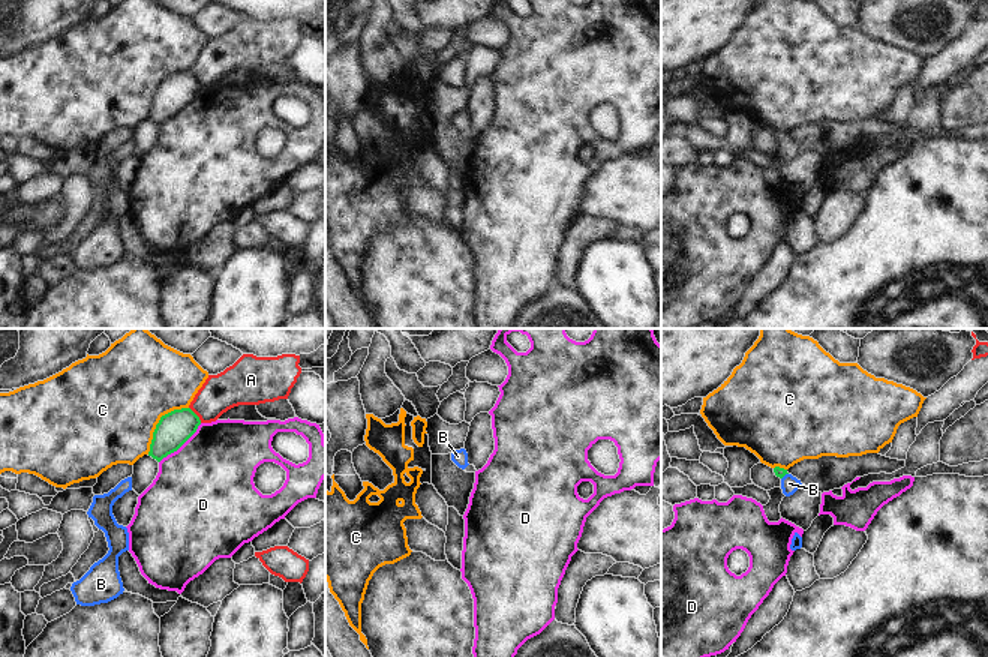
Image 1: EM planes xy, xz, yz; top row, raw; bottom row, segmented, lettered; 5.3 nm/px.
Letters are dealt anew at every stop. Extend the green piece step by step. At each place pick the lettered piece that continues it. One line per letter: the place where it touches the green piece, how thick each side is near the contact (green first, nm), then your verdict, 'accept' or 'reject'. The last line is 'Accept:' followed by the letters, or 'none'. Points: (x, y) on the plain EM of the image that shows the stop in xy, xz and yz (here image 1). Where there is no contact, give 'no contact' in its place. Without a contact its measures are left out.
A: meets green in xy at (195, 78); 180 nm thick on the green side, 200 nm on the other; reject
B: meets green in yz at (784, 138); 50 nm thick on the green side, 90 nm on the other; accept
C: meets green in xy at (159, 86); 180 nm thick on the green side, 480 nm on the other; reject
D: meets green in xy at (180, 110); 180 nm thick on the green side, 480 nm on the other; reject
Accept: B

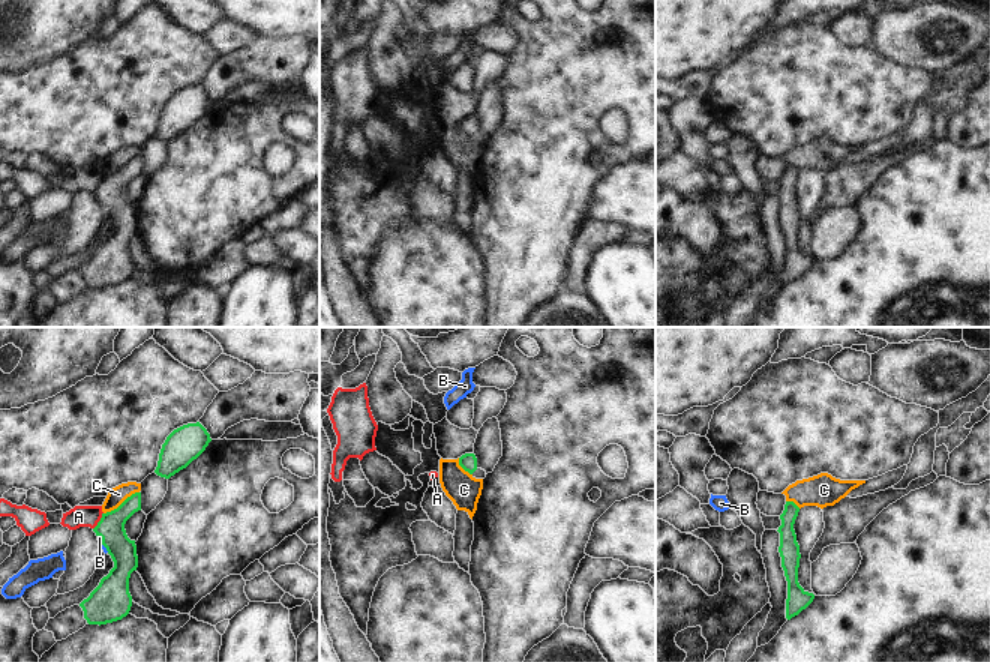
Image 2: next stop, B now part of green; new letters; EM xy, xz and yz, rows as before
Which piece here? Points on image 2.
A: meets green in xy at (99, 185); 140 nm thick on the green side, 110 nm on the other; reject
B: meets green in xy at (102, 207); 160 nm thick on the green side, 20 nm on the other; accept
C: meets green in xy at (122, 167); 140 nm thick on the green side, 90 nm on the other; reject
Accept: B

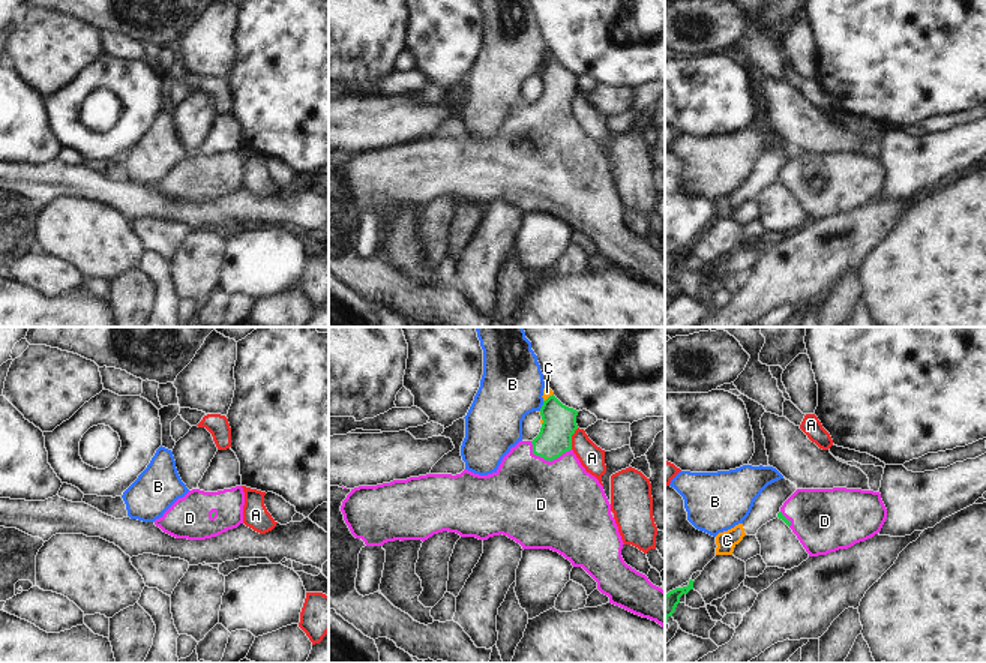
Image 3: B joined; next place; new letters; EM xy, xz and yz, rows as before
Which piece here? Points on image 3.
A: meets green in xz at (571, 102); 180 nm thick on the green side, 140 nm on the other; reject
B: meets green in xz at (542, 69); 180 nm thick on the green side, 340 nm on the other; reject
C: meets green in xz at (550, 60); 180 nm thick on the green side, 50 nm on the other; reject
D: meets green in xz at (547, 123); 180 nm thick on the green side, 480 nm on the other; accept
Accept: D

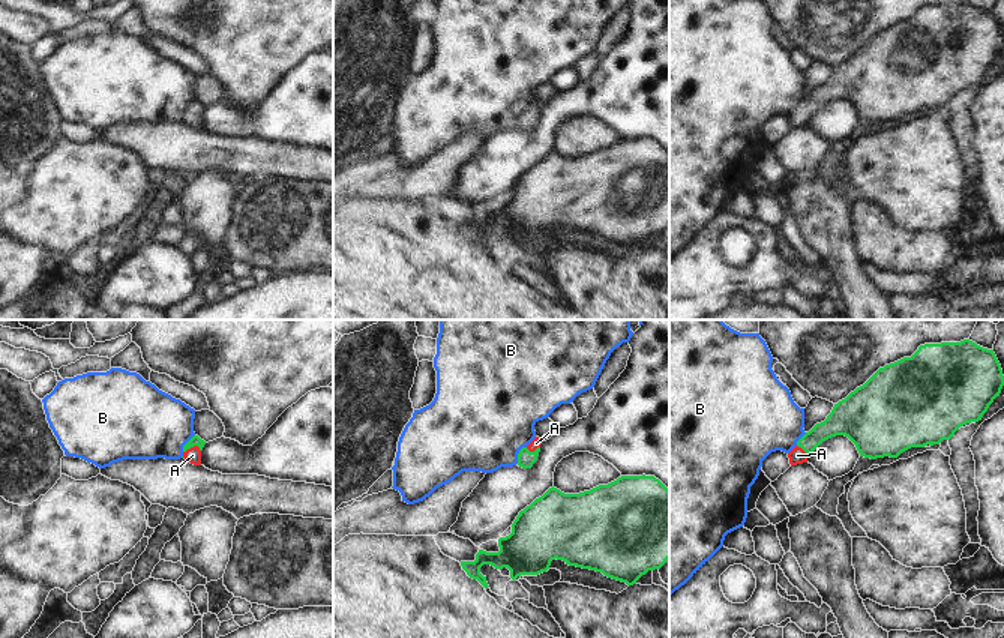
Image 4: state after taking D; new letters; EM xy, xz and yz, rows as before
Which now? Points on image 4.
A: meets green in xy at (191, 110); 60 nm thick on the green side, 90 nm on the other; accept
B: meets green in xz at (518, 117); 90 nm thick on the green side, 500 nm on the other; reject
Accept: A

